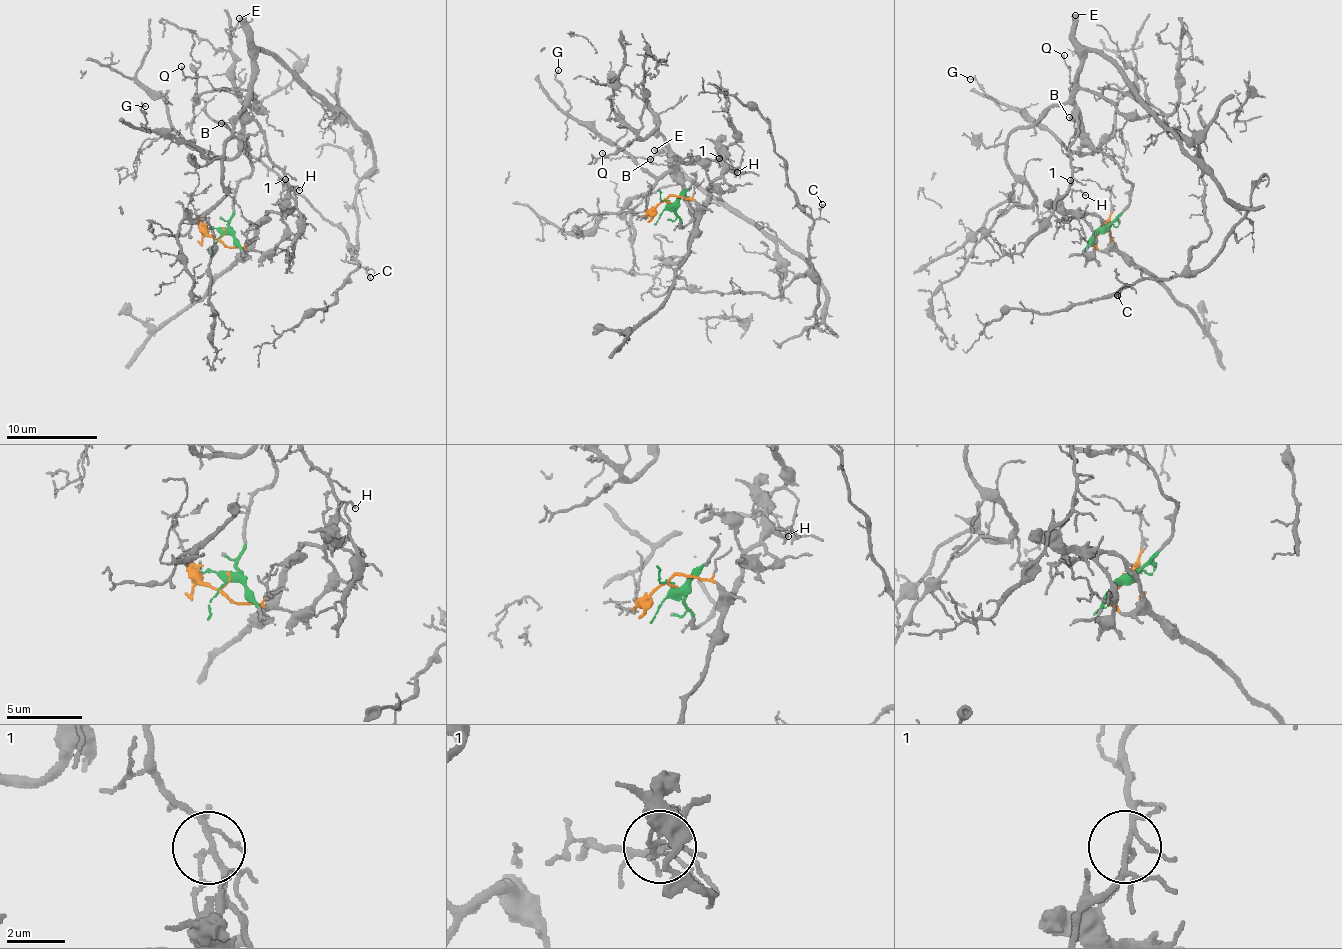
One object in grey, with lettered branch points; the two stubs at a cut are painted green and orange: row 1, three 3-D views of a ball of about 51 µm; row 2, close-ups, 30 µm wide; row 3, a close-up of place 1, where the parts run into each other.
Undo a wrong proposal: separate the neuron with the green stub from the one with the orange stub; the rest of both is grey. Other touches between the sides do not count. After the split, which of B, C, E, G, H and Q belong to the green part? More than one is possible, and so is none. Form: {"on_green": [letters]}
{"on_green": ["B", "C", "E", "G", "H", "Q"]}

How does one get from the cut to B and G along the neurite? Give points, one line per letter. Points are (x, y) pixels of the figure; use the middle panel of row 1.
B: (666, 200), (678, 216), (679, 226), (687, 225), (693, 217), (678, 169), (673, 164), (654, 163), (649, 159)
G: (666, 200), (687, 225), (684, 189), (671, 171), (643, 170), (573, 118), (558, 69)

